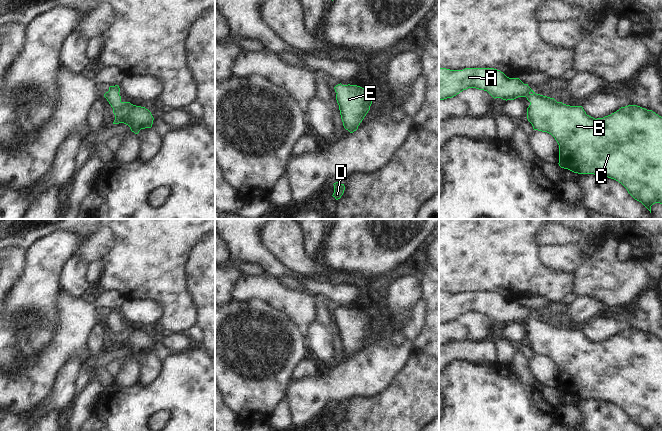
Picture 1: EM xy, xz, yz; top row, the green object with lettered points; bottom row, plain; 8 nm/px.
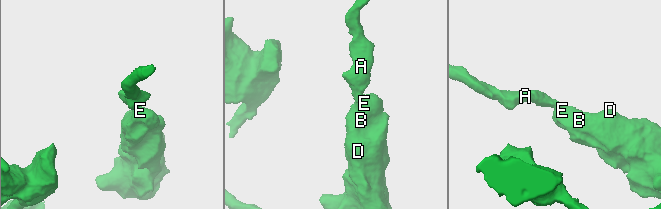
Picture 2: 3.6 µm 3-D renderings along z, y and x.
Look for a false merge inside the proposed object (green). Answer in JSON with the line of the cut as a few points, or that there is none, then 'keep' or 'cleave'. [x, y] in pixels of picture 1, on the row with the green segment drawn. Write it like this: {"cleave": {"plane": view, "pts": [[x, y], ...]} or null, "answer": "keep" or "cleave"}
{"cleave": null, "answer": "keep"}

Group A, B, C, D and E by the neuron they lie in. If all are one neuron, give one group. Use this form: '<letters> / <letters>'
A B C D E

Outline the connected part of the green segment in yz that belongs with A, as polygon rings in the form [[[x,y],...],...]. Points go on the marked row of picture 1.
[[[439,68],[439,100],[452,98],[468,88],[487,91],[494,99],[514,100],[526,97],[530,102],[527,119],[534,130],[551,134],[559,145],[559,166],[578,174],[594,174],[608,177],[621,183],[628,193],[641,202],[651,213],[651,206],[662,204],[662,117],[637,105],[621,107],[611,115],[593,118],[586,114],[582,106],[570,106],[557,102],[554,98],[536,94],[528,84],[519,78],[509,78],[494,68],[465,68],[450,70]]]

